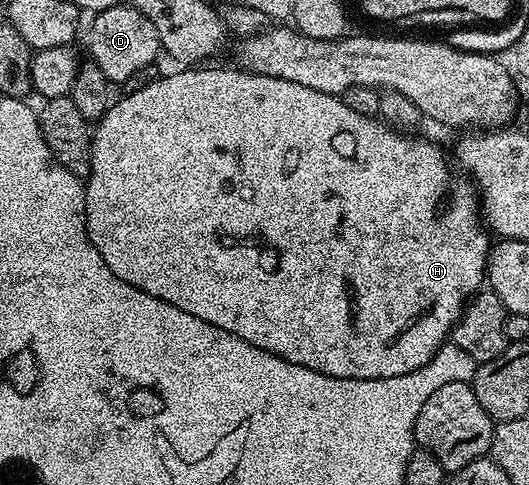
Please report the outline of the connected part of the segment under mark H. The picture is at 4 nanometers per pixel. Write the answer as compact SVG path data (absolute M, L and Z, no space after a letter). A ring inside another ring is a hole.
M189 66L185 72L173 72L163 74L157 81L151 82L141 90L129 95L122 95L122 100L110 103L105 116L96 121L93 137L93 153L91 154L91 170L85 186L85 229L89 231L91 242L99 254L103 254L103 262L123 282L159 298L163 302L171 302L171 306L179 306L179 310L187 310L187 314L195 314L195 318L203 318L203 322L211 322L211 326L219 326L239 338L243 342L251 342L251 346L259 346L259 350L267 350L287 362L302 364L316 372L322 372L335 378L351 378L352 380L386 380L395 378L399 374L407 374L419 370L441 349L442 344L450 339L453 325L461 317L467 301L482 291L487 280L487 265L489 262L489 250L491 247L490 233L483 223L482 213L476 199L469 196L457 196L449 204L449 209L440 216L437 213L437 203L445 196L445 187L449 184L449 168L445 165L445 156L429 140L412 140L412 135L406 134L380 119L363 114L355 114L345 105L344 99L337 96L329 96L319 90L311 90L307 86L299 86L295 82L287 82L283 78L271 78L260 76L254 72L247 72L240 67L233 68L205 68L209 66Z

